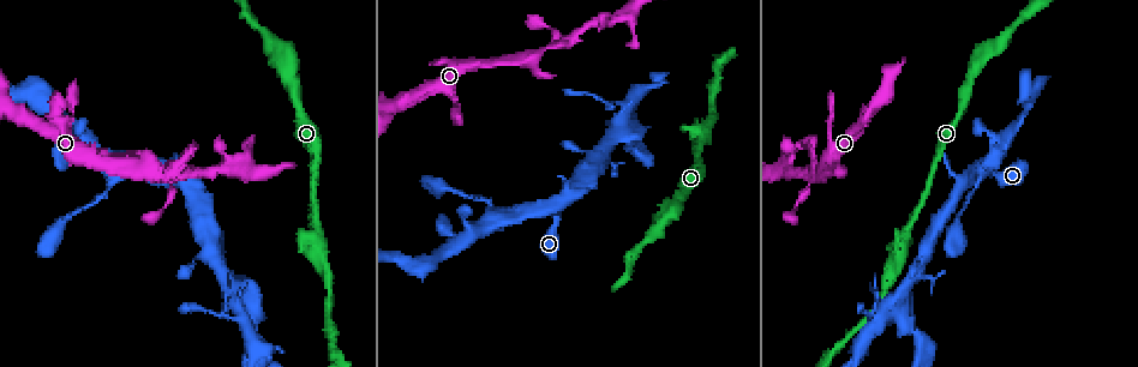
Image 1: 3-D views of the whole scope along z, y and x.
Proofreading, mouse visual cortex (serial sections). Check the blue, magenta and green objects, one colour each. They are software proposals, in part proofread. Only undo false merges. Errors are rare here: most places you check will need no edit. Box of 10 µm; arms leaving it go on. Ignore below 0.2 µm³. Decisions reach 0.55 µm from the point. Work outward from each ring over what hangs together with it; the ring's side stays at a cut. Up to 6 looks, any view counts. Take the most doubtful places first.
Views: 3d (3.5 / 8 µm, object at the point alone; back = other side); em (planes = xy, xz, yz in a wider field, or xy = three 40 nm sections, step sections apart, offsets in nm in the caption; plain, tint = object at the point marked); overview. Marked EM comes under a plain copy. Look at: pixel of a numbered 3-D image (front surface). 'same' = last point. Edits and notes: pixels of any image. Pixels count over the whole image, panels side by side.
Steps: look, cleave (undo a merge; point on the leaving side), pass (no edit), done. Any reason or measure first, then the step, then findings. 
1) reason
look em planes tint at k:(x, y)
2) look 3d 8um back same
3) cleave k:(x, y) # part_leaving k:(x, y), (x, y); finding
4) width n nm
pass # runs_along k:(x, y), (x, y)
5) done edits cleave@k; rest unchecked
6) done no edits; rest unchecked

sudden change in width
look 3d 3.5um at 1:(814, 175)

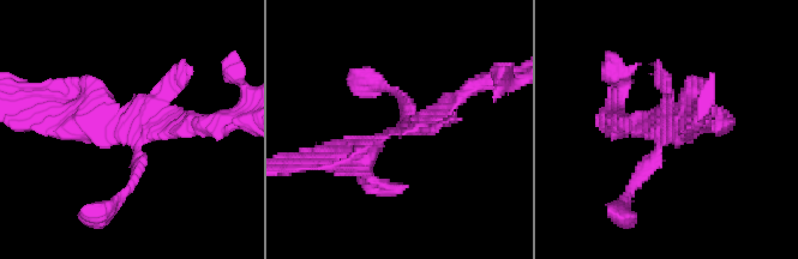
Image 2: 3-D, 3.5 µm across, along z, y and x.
need the tissue
look em xy step 3 tint at 2:(388, 135)

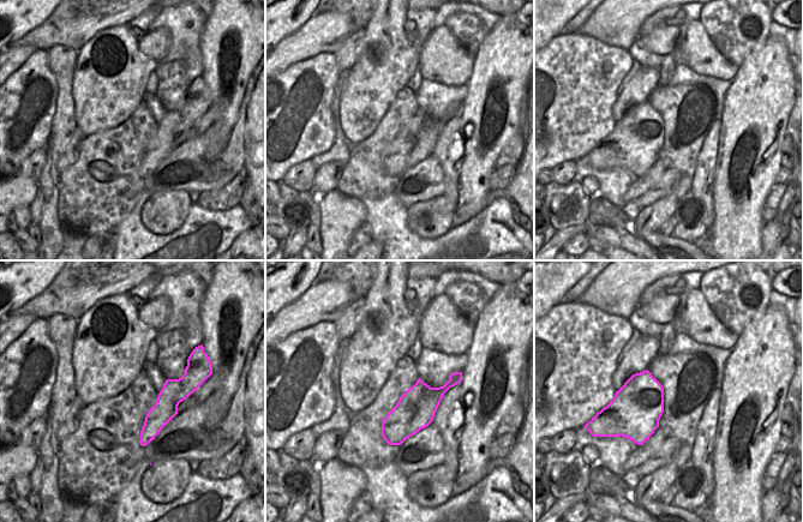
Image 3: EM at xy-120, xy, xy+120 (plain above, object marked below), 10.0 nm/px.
pass # runs_along 2:(316, 158), (349, 158), (460, 97); all the same cell

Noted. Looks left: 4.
look 3d 3.5um at 1:(257, 347)

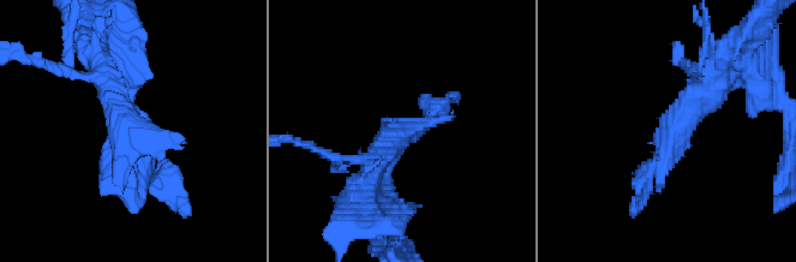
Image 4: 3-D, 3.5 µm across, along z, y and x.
look em planes tint at 4:(672, 135)

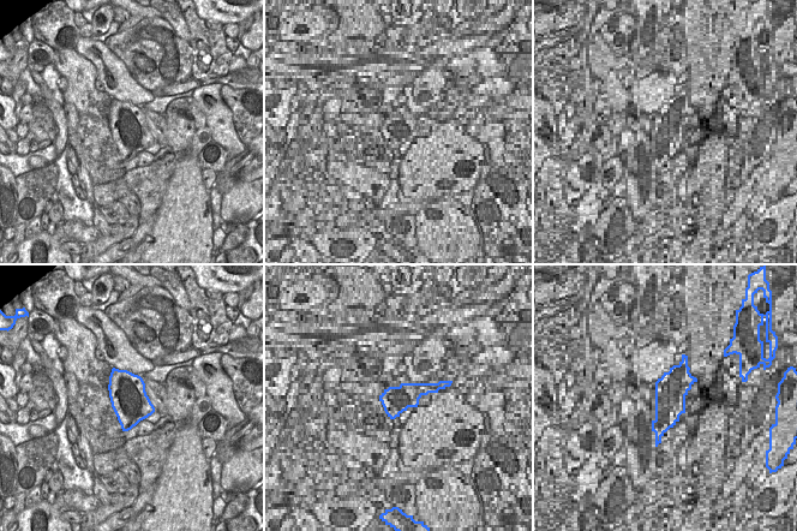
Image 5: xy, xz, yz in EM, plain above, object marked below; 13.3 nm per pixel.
pass # runs_along 4:(103, 71), (118, 114), (180, 189); continuous, no second cell

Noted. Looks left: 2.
sudden change in width
look 3d 3.5um back at 1:(701, 135)

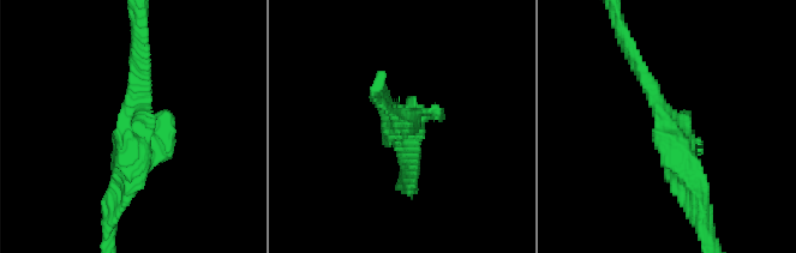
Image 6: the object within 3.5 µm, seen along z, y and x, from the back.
now the EM
look em planes tint at 6:(673, 131)

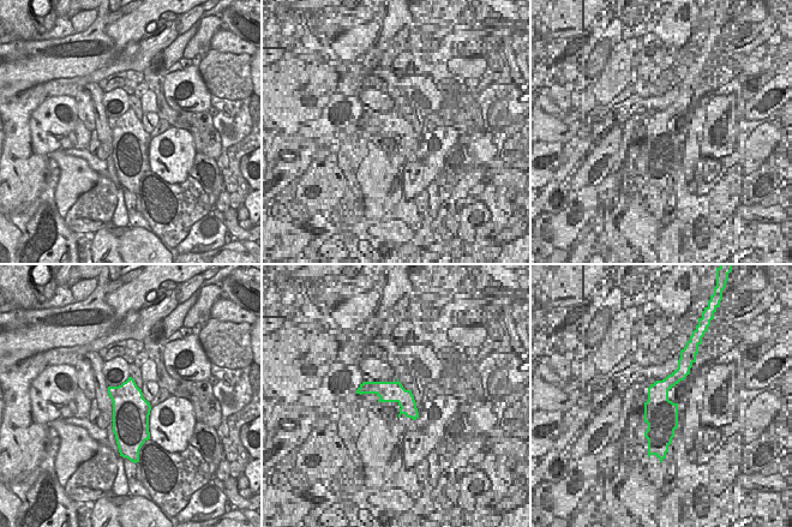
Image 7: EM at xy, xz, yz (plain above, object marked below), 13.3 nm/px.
pass # runs_along 6:(634, 60), (699, 200); continuous, no second cell

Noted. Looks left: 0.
done no edits; rest unchecked

